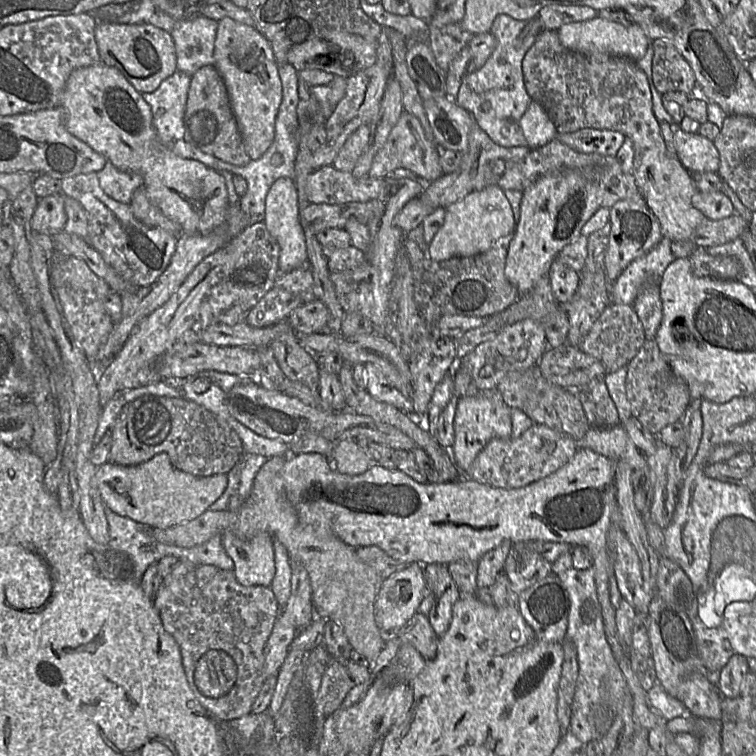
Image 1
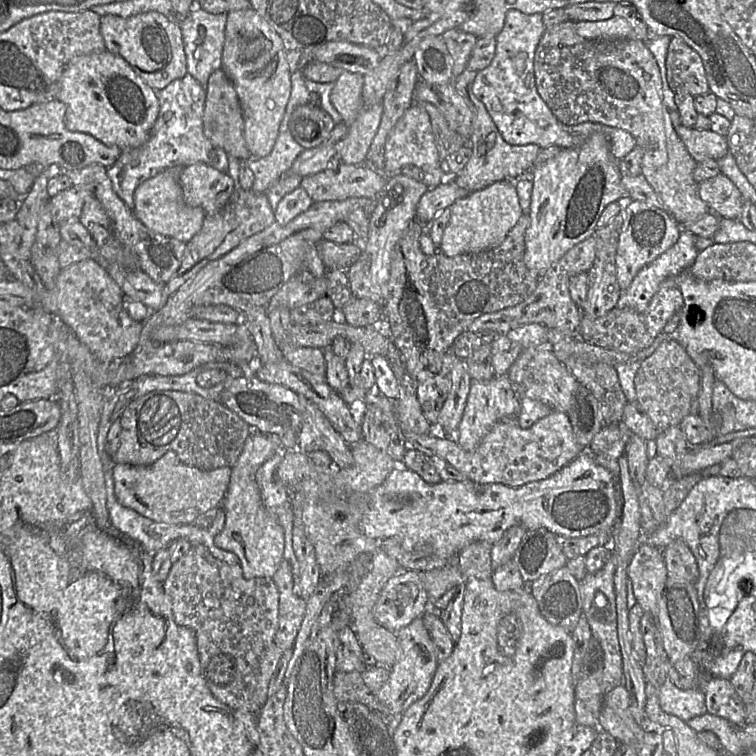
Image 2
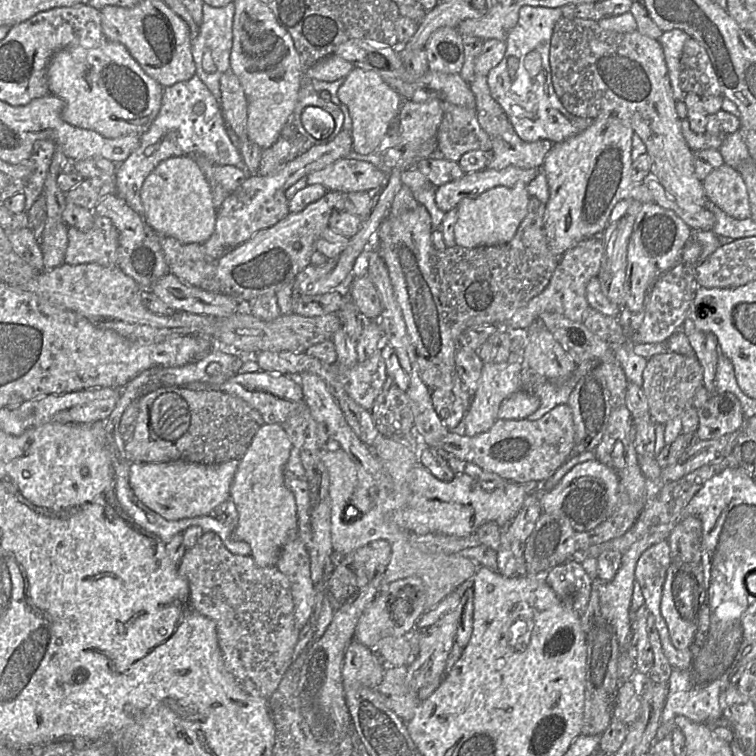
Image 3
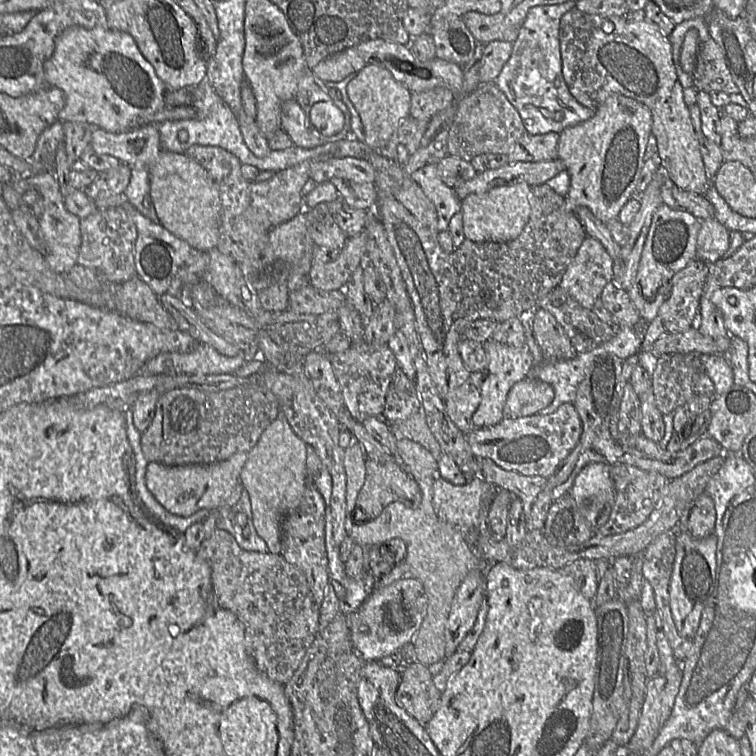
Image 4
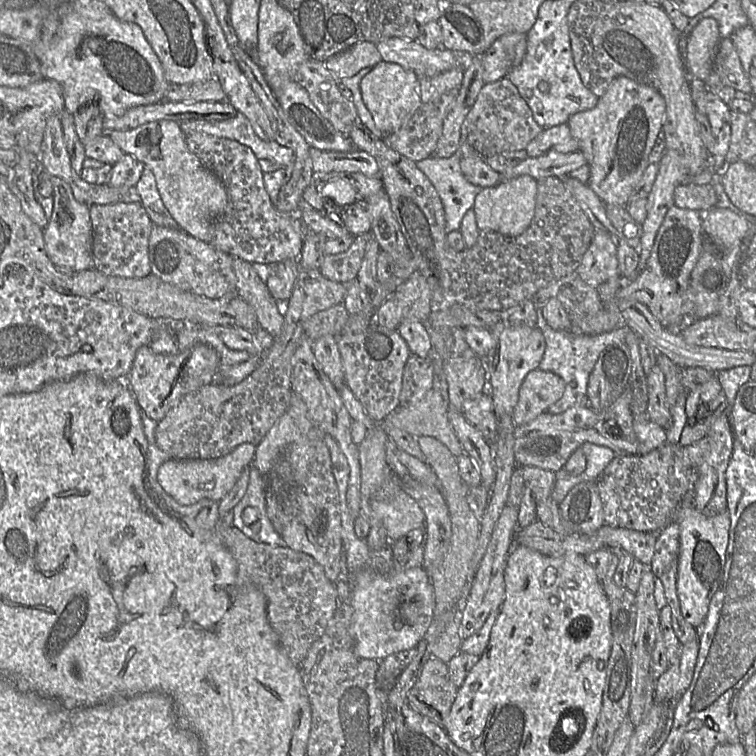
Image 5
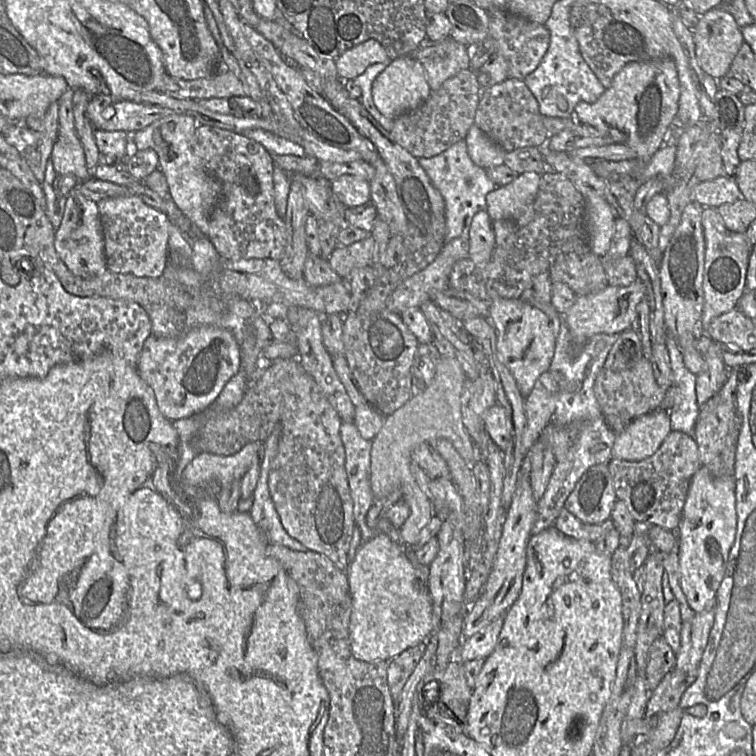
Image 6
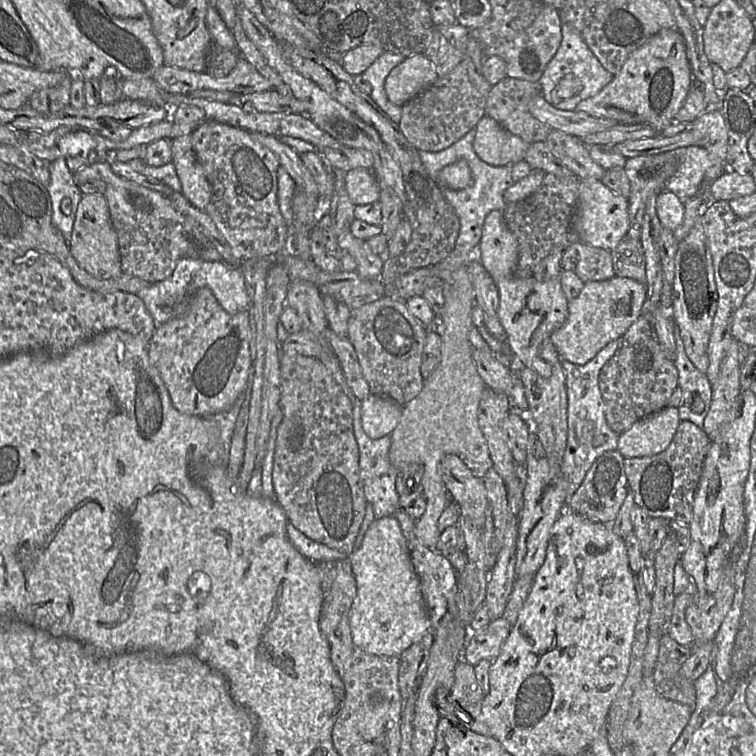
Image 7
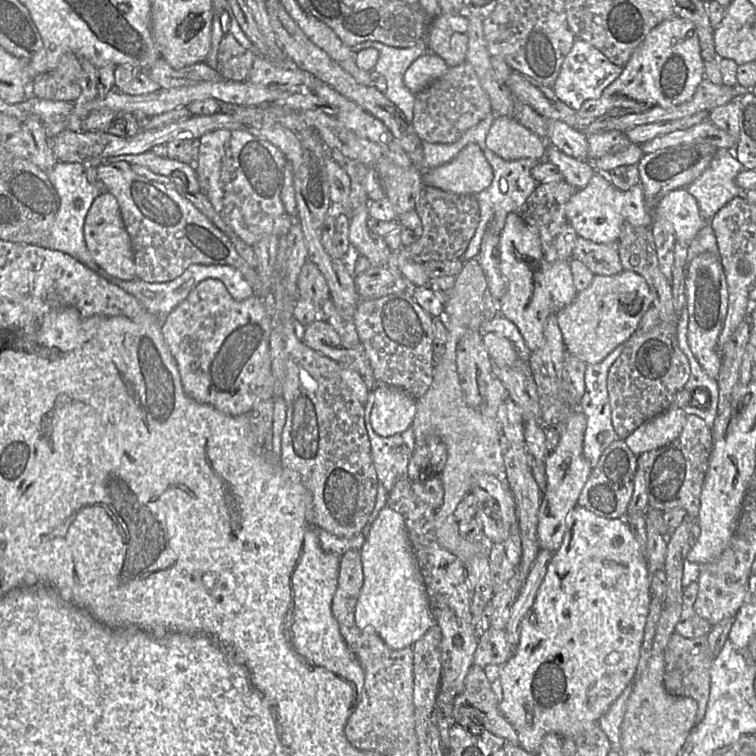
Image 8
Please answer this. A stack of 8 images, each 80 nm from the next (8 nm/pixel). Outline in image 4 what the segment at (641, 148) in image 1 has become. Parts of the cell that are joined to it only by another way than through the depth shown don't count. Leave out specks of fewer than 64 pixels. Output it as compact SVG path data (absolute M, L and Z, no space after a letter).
M571 8L559 26L562 76L572 96L583 106L596 110L612 95L623 95L646 105L651 111L651 135L656 138L657 159L668 180L683 191L705 195L709 179L700 152L700 141L691 122L689 108L684 101L684 88L676 72L672 45L658 25L647 20L632 20L622 16L602 17Z

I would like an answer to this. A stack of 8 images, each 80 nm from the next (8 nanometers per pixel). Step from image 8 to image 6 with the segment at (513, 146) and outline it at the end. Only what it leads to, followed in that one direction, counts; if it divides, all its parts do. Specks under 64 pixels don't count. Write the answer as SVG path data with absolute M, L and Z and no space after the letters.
M473 125L464 140L468 154L476 165L484 169L503 165L506 151L493 142L478 126Z

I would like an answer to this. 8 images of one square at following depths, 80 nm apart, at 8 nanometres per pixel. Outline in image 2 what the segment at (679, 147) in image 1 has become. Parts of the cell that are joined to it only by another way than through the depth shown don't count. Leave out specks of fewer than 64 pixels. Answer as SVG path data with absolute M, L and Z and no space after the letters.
M679 122L676 132L696 163L709 158L719 160L728 151L726 137L711 130L696 130L688 128Z

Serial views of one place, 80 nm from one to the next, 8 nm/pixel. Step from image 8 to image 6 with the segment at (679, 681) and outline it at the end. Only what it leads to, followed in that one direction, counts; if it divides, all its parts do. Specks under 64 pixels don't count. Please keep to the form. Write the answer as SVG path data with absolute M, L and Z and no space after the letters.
M661 634L654 642L645 670L645 679L651 693L664 677L675 668L677 654Z

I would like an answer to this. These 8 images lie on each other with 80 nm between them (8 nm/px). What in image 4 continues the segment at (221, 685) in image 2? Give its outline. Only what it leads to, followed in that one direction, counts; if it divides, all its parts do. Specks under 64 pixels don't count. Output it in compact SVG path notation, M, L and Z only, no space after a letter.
M216 528L200 544L197 556L211 567L212 592L215 604L234 613L245 627L246 640L257 668L269 679L286 684L320 632L320 607L310 590L305 573L287 562L280 554L244 550L226 530Z

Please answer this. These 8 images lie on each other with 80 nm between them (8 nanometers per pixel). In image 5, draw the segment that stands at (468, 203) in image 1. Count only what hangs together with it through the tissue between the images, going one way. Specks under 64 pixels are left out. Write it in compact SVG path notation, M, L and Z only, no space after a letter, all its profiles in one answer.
M521 175L510 180L500 182L494 187L483 188L476 196L472 210L481 233L498 232L509 237L522 234L530 225L535 211L535 197L538 181L530 175Z

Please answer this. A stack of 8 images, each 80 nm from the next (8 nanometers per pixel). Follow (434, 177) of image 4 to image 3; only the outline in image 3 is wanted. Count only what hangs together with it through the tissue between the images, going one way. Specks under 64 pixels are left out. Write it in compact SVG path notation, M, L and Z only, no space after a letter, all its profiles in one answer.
M415 168L403 170L401 179L402 183L411 189L417 202L427 208L432 217L433 226L435 228L439 227L446 212L436 205L435 194L437 187Z

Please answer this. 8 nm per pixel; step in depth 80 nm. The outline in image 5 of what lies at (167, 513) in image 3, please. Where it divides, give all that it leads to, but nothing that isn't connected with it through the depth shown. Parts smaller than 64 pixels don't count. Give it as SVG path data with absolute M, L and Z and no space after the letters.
M245 443L221 458L169 460L159 467L157 481L162 489L180 505L193 505L202 499L220 501L231 492L243 471L250 468L255 451L256 445Z

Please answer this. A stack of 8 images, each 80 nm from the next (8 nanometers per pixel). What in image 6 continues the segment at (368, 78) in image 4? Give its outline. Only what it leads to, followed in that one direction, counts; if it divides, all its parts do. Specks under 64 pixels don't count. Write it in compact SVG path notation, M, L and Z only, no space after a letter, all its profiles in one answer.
M399 57L378 75L372 85L372 98L378 111L386 119L396 119L401 114L416 109L430 95L431 89L427 82L424 65L411 57Z

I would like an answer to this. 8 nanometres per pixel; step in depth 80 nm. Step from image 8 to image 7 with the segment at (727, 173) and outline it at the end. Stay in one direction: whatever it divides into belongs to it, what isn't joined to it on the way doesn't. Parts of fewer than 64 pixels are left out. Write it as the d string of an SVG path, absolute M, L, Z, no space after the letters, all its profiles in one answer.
M700 146L680 147L675 152L678 155L678 165L664 188L684 200L699 192L710 167L710 158L708 150Z

